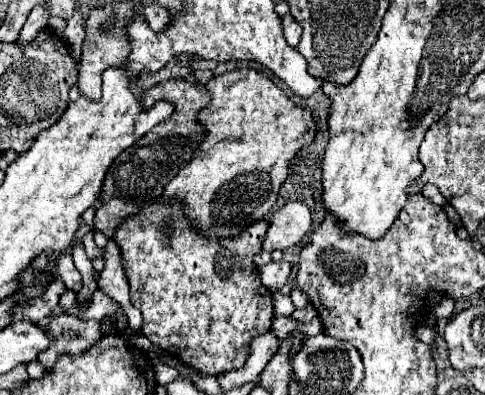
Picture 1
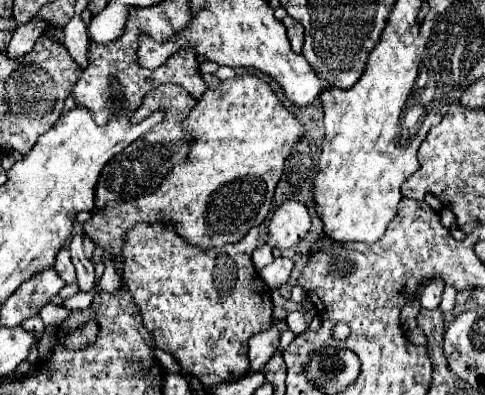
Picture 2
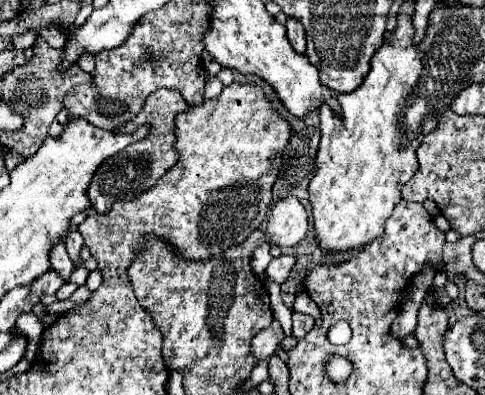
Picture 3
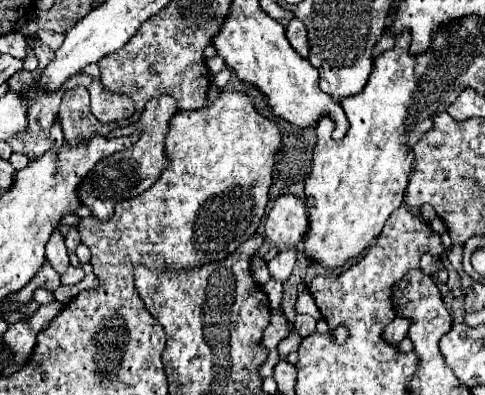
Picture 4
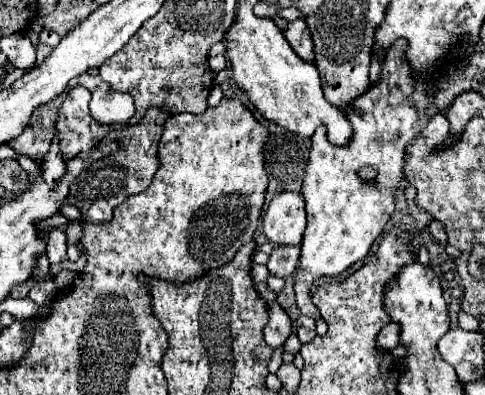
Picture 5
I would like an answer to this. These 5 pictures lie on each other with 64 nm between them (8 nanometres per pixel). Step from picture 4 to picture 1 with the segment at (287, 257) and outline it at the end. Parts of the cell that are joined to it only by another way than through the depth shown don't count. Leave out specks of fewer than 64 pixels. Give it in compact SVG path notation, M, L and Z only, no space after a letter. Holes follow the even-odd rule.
M286 260L282 262L270 262L270 264L264 264L258 268L260 272L260 278L262 278L262 284L268 288L268 290L280 290L286 280L288 280L288 274L290 274L290 264Z

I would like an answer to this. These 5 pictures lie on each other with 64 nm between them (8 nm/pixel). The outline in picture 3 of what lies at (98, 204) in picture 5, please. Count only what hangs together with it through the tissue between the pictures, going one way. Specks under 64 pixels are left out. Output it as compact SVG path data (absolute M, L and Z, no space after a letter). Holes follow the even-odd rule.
M160 88L146 98L146 104L140 110L138 118L144 118L144 122L148 122L152 128L146 134L146 138L142 138L142 140L130 144L128 148L124 148L122 152L110 156L96 170L96 176L92 178L92 184L88 188L88 198L96 212L100 212L100 214L106 212L112 206L112 202L116 202L116 200L132 200L132 198L140 196L142 192L150 190L168 168L172 168L176 164L176 160L178 160L178 154L176 154L178 150L174 148L176 116L180 112L186 112L188 108L190 106L186 104L186 100L182 98L182 94L178 90Z

